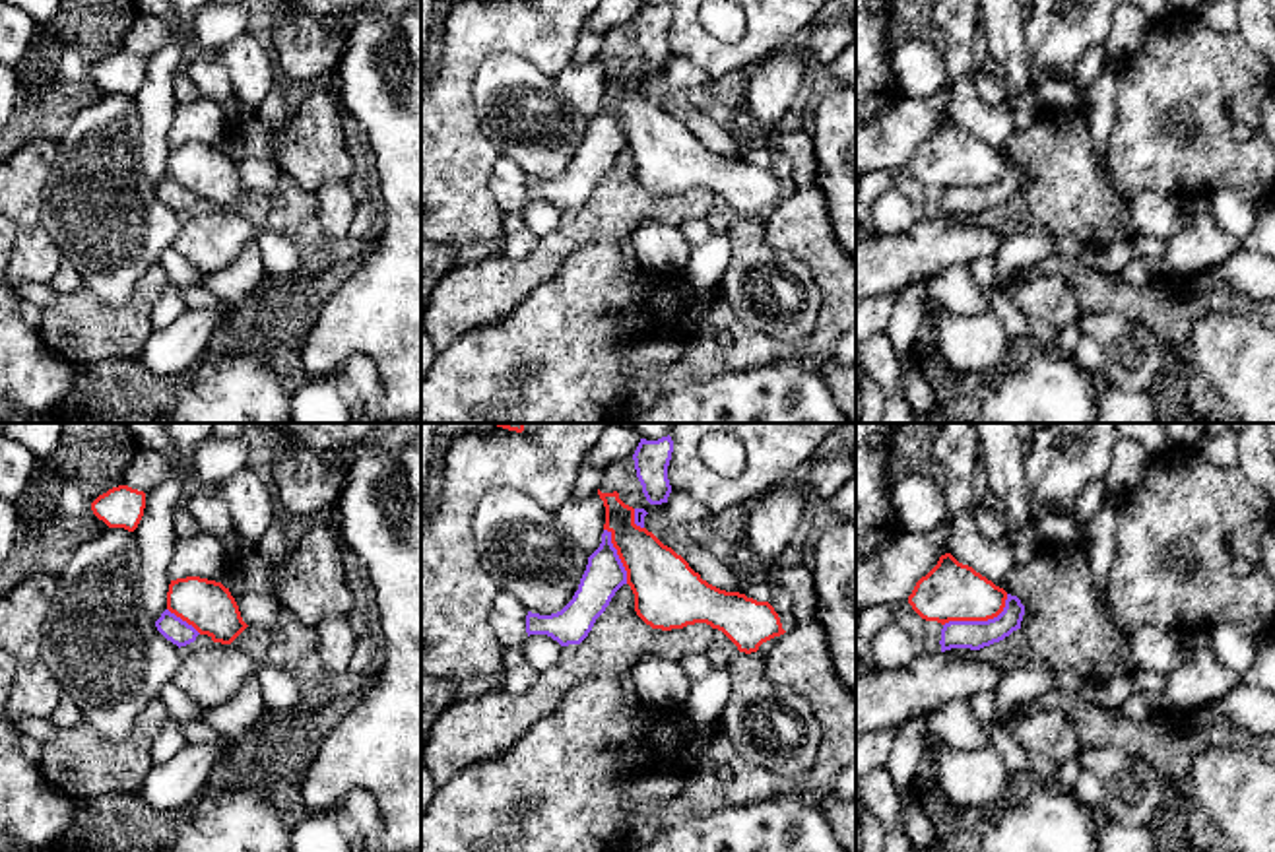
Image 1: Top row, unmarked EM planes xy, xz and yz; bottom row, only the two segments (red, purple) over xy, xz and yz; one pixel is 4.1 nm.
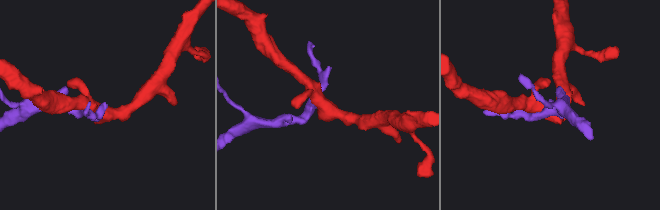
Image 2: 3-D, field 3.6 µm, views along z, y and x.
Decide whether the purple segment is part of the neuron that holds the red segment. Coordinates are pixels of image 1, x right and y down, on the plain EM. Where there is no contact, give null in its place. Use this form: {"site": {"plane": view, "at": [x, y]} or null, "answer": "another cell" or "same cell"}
{"site": {"plane": "yz", "at": [980, 185]}, "answer": "another cell"}

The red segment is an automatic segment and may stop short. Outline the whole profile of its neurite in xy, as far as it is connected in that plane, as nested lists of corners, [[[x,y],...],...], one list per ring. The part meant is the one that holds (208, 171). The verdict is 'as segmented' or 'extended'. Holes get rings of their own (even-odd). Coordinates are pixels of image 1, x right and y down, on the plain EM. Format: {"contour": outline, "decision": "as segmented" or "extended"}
{"contour": [[[200,142],[171,146],[167,175],[221,210],[231,210],[248,192],[229,153]]], "decision": "as segmented"}

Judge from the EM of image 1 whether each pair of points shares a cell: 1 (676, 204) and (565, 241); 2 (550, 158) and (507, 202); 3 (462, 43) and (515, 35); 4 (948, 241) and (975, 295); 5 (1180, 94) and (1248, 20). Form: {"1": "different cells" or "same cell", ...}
{"1": "same cell", "2": "different cells", "3": "same cell", "4": "different cells", "5": "different cells"}

